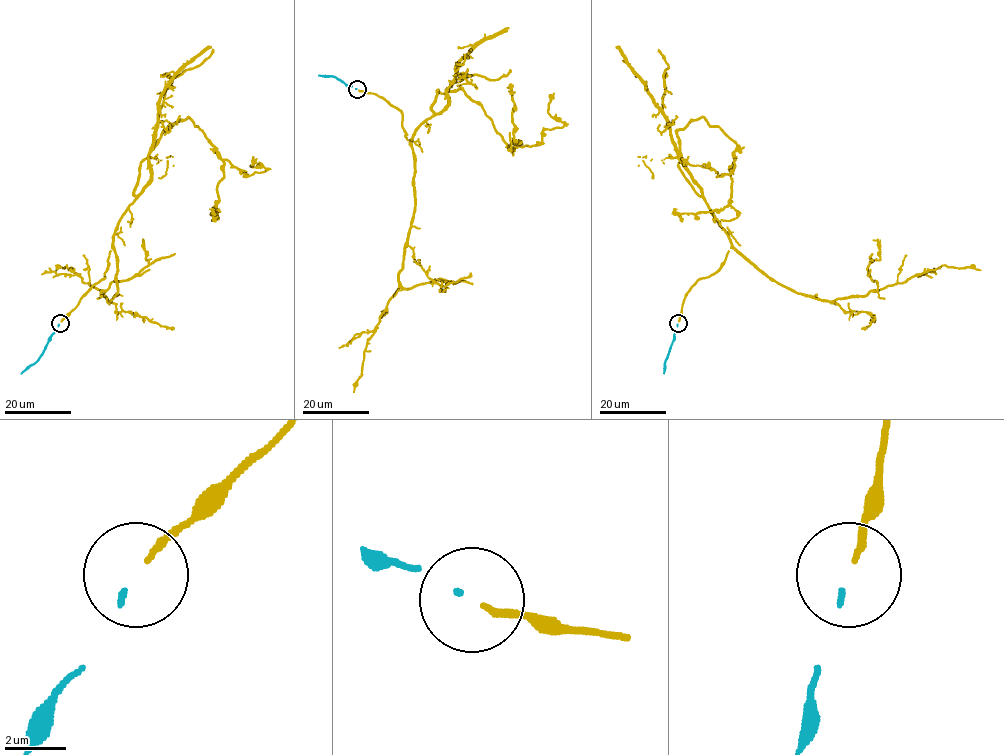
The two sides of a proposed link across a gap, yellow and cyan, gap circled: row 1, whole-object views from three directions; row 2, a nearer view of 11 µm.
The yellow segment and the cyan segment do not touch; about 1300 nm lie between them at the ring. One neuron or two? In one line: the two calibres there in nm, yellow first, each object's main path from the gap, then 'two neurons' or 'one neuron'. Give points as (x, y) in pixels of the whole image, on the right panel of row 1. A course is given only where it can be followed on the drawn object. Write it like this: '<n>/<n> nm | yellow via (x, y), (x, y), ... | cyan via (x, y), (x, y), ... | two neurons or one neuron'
220/160 nm | yellow via (679, 321), (685, 296), (731, 247), (681, 160), (676, 132), (703, 117), (738, 147), (730, 201), (675, 209) | cyan via (677, 324), (664, 373) | one neuron

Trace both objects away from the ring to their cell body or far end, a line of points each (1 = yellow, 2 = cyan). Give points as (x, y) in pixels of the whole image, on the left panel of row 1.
1: (61, 321), (104, 277), (115, 228), (151, 178), (150, 151), (188, 117), (223, 163), (217, 213), (209, 209)
2: (59, 324), (42, 354), (21, 373)

